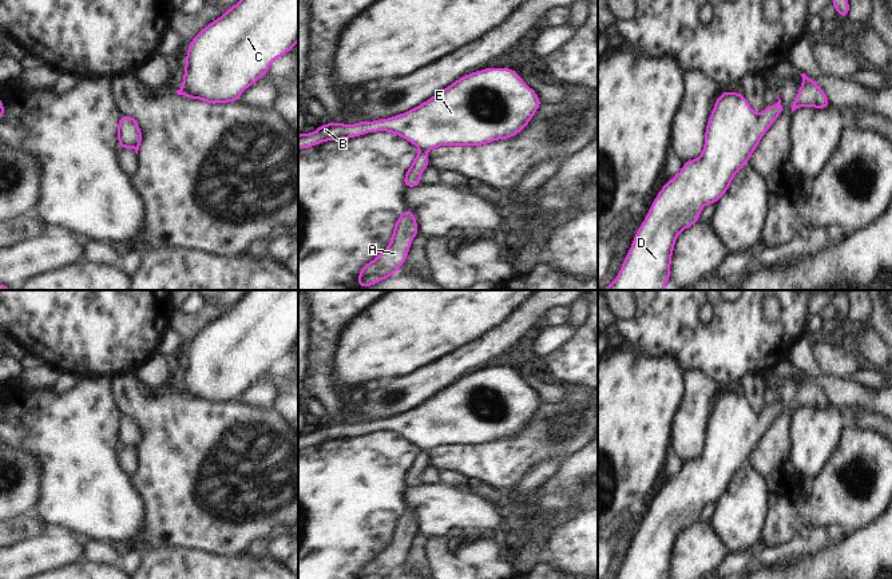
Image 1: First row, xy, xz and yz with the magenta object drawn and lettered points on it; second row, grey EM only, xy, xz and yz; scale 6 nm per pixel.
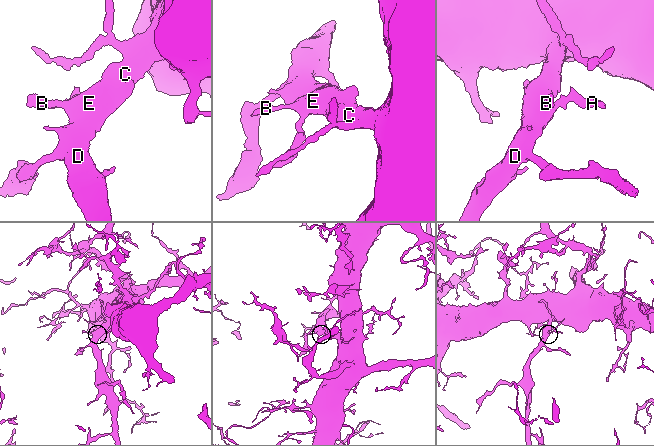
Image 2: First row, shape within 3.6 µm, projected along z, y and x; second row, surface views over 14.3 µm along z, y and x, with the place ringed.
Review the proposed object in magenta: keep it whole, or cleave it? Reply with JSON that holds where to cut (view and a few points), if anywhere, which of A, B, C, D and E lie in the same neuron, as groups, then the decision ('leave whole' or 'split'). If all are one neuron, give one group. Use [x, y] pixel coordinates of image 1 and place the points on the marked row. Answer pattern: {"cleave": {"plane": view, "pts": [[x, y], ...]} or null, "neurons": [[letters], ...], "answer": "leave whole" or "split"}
{"cleave": null, "neurons": [["A", "B", "C", "D", "E"]], "answer": "leave whole"}

